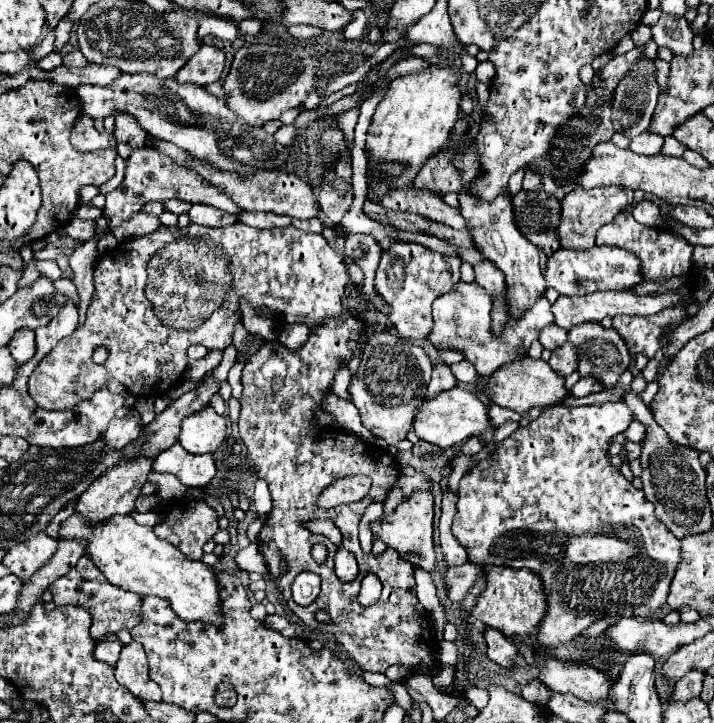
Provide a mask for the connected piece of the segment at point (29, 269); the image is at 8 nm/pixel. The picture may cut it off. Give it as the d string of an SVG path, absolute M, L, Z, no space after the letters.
M29 262L25 268L23 268L23 276L19 280L19 288L25 288L25 286L31 286L35 284L39 278L41 278L41 270L35 266L35 262Z

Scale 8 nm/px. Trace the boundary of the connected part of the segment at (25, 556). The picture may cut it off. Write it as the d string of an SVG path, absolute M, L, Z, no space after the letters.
M41 532L39 536L33 536L31 540L25 540L23 544L11 548L5 554L3 564L21 580L29 580L39 568L43 568L53 558L57 544L57 538L51 538L45 532Z

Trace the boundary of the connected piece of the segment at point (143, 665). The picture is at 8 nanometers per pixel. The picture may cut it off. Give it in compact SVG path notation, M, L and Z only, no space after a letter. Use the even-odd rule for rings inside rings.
M131 642L123 646L121 656L115 664L115 678L133 696L141 700L161 702L161 690L147 674L147 656L141 644Z

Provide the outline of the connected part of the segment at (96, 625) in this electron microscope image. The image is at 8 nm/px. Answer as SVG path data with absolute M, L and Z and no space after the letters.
M83 556L75 564L75 568L71 568L71 572L57 578L49 586L49 592L53 594L53 602L57 606L75 604L75 606L85 608L91 614L91 618L93 618L91 638L95 638L95 640L99 640L107 634L115 634L123 628L131 630L141 620L141 596L135 596L133 592L127 592L119 586L107 584L107 578L99 572L99 568L95 564L91 564L91 560L87 560L87 556Z

